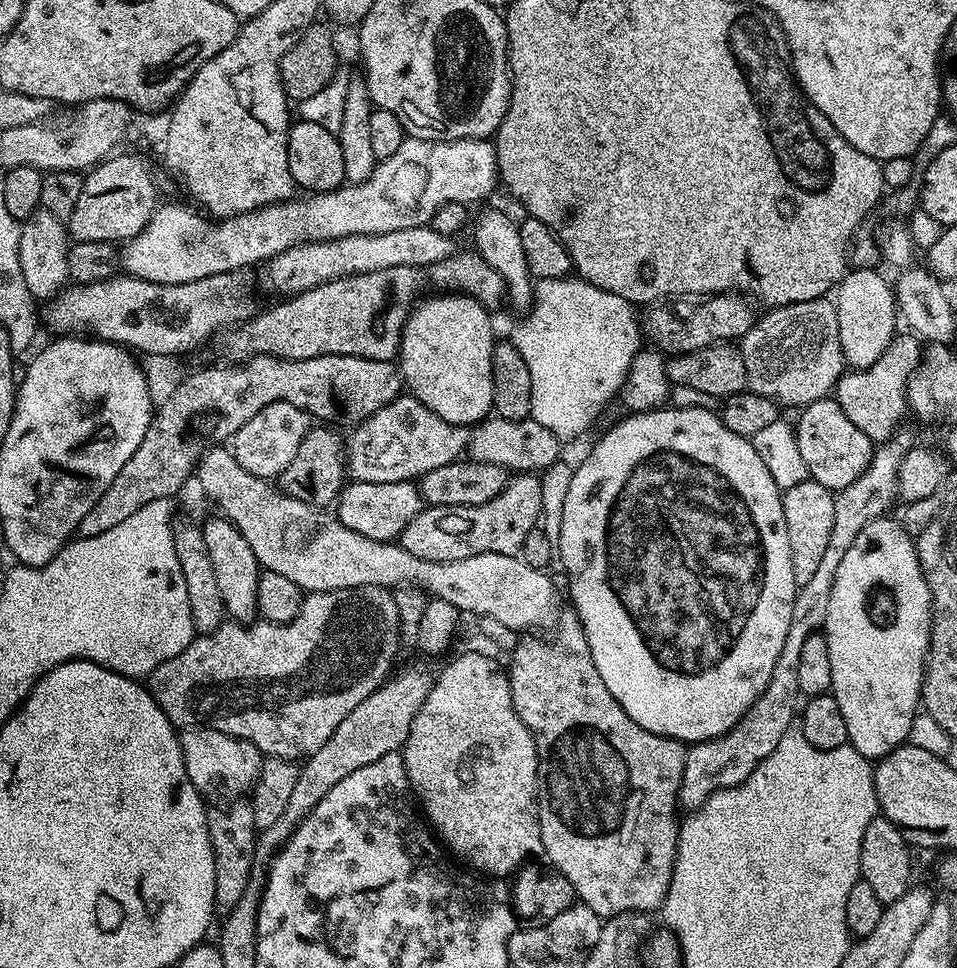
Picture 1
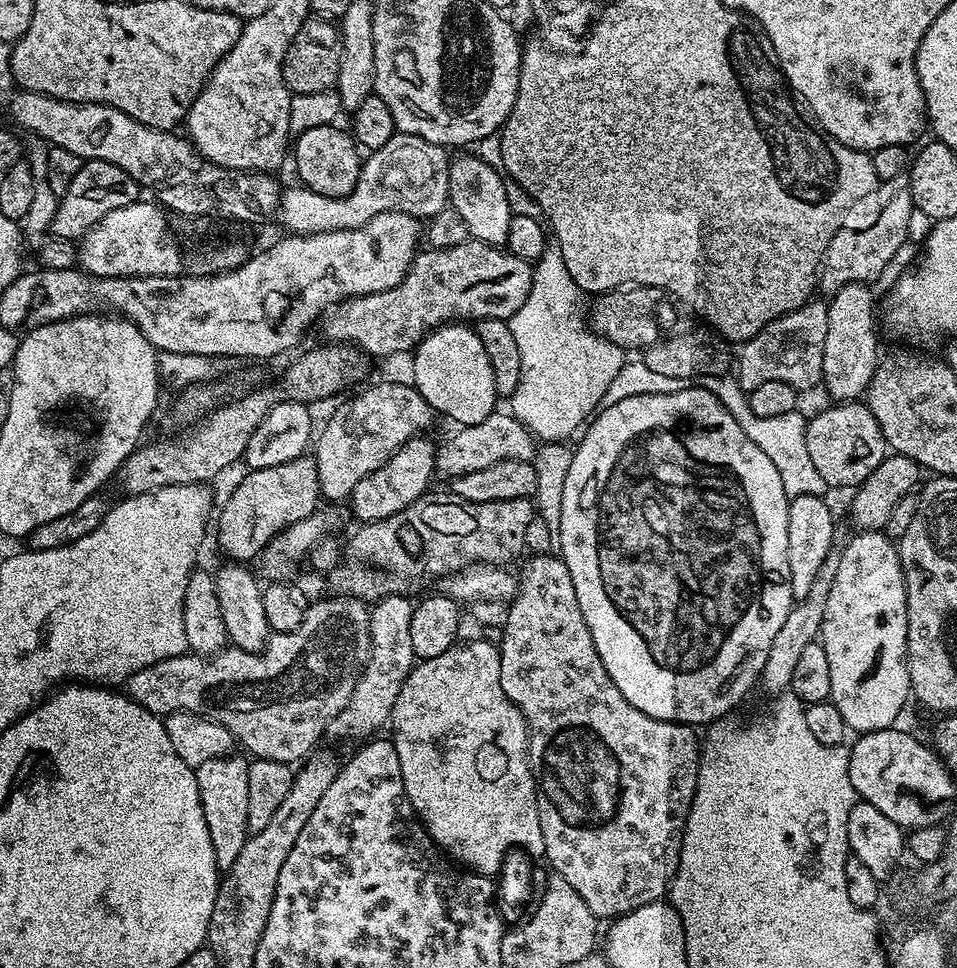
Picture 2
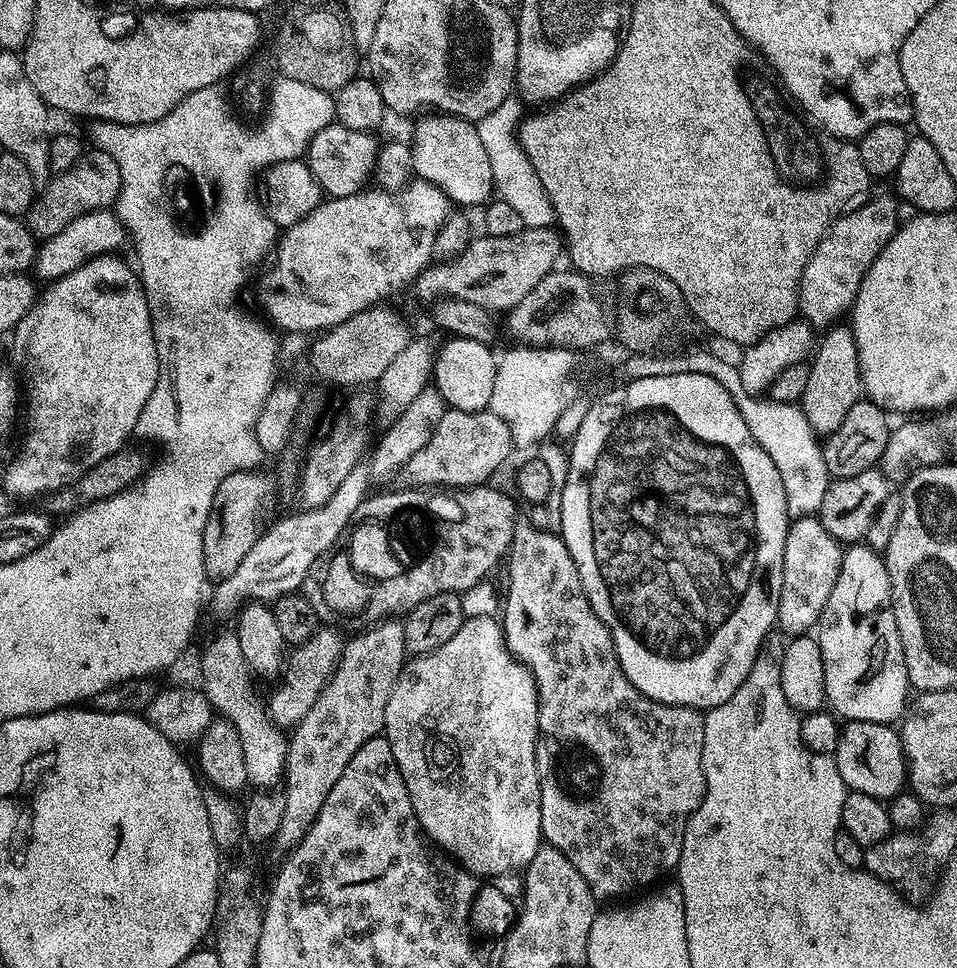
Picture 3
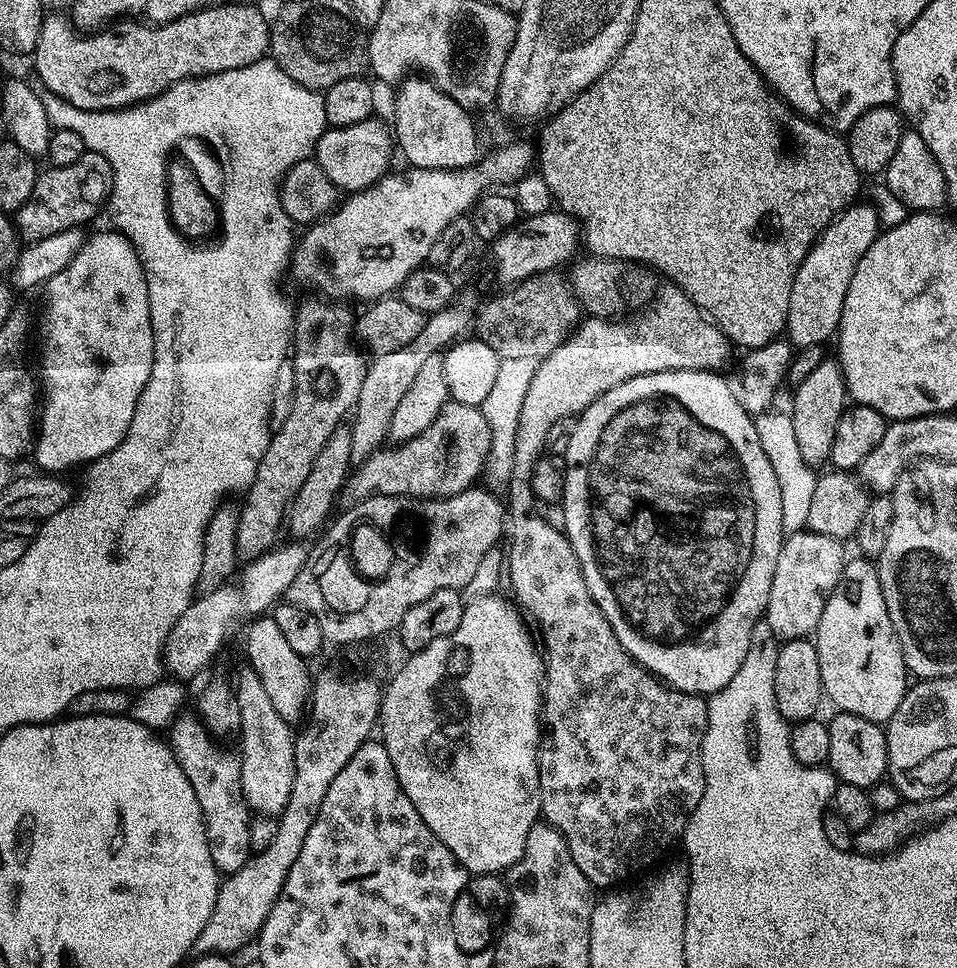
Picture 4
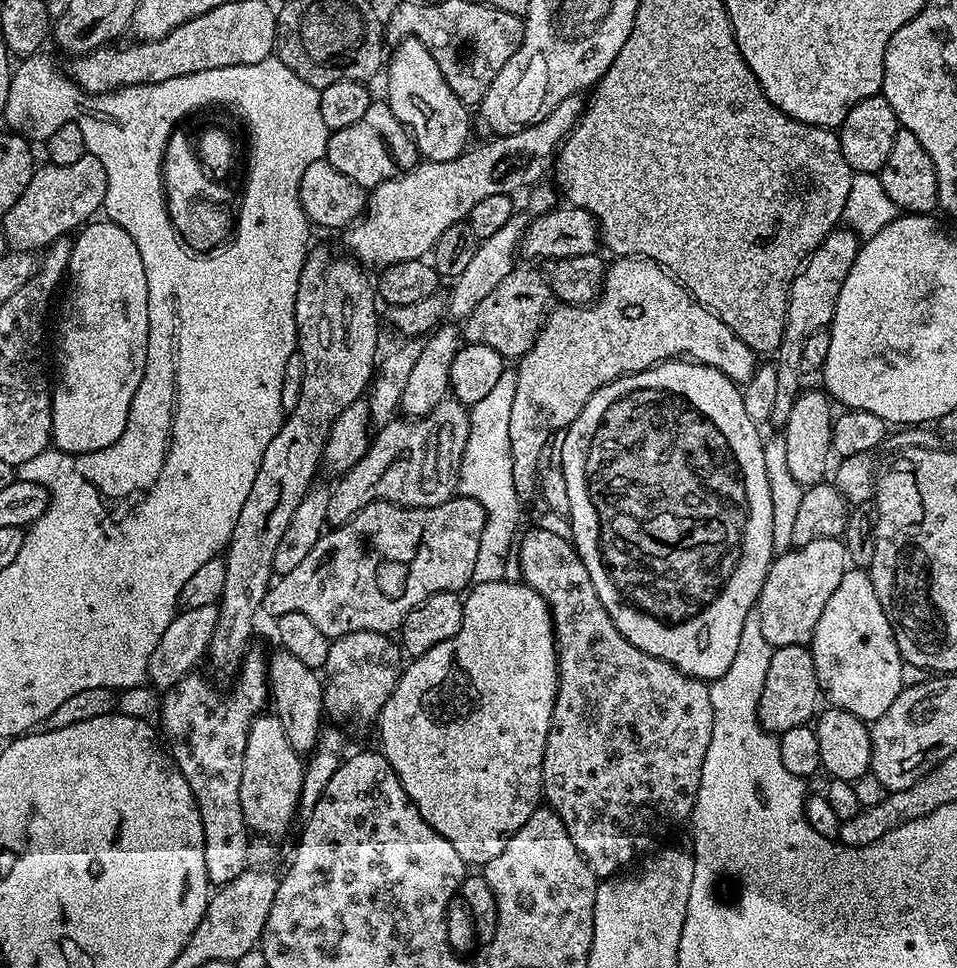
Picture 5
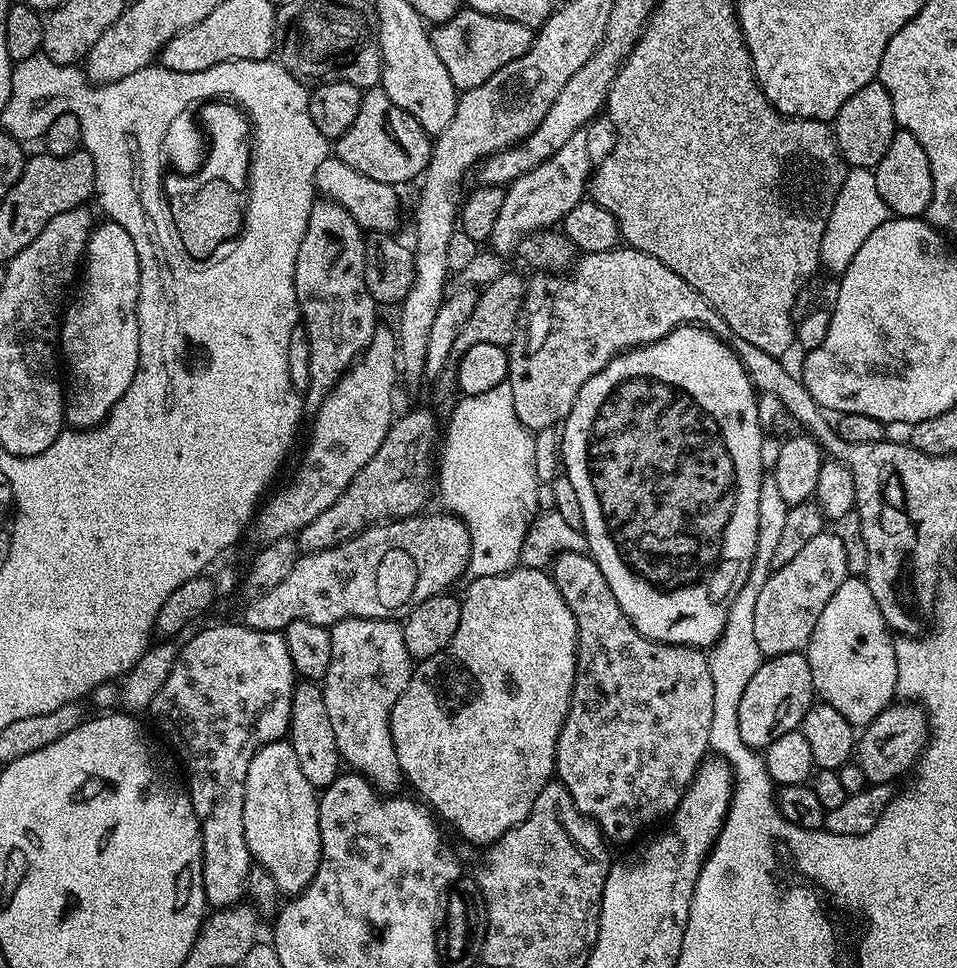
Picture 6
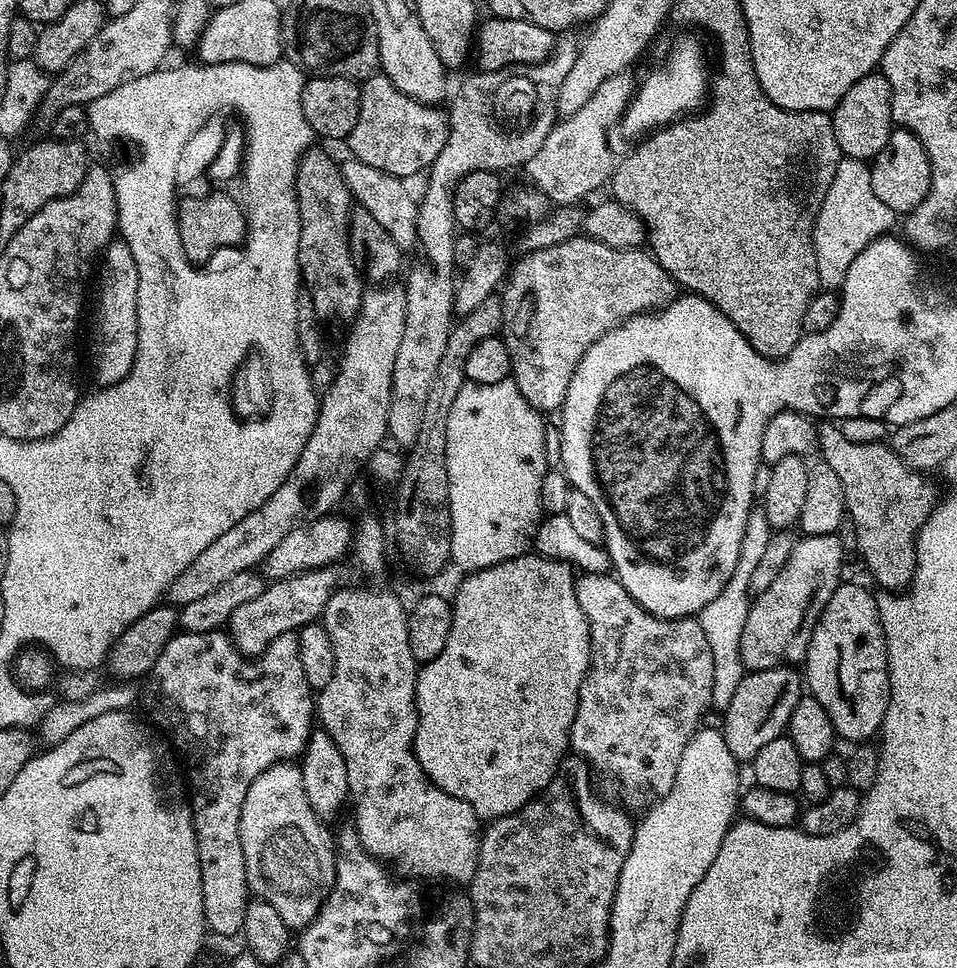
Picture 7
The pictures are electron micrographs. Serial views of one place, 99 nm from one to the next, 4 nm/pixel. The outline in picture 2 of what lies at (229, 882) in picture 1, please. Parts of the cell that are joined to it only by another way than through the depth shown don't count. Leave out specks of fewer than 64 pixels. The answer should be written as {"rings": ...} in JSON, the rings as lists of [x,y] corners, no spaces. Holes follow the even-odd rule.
{"rings":[[[236,755],[210,758],[208,762],[202,762],[202,766],[194,769],[198,782],[198,794],[202,798],[202,810],[206,814],[206,830],[210,830],[210,846],[214,846],[216,867],[220,870],[234,866],[234,858],[238,858],[238,853],[242,851],[242,846],[248,841],[250,835],[246,826],[246,810],[248,809],[248,784],[246,782],[250,778],[249,761]]]}

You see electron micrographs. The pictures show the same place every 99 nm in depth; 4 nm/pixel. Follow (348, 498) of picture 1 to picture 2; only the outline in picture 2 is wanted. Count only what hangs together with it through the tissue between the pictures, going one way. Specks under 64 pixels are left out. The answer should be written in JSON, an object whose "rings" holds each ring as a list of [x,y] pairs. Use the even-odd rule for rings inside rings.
{"rings":[[[421,434],[407,440],[397,452],[382,464],[378,470],[371,472],[358,486],[354,486],[350,497],[352,512],[357,516],[357,521],[367,522],[388,518],[390,514],[396,514],[398,510],[404,510],[406,506],[415,504],[425,495],[432,476],[436,472],[437,445],[428,441],[427,435]]]}

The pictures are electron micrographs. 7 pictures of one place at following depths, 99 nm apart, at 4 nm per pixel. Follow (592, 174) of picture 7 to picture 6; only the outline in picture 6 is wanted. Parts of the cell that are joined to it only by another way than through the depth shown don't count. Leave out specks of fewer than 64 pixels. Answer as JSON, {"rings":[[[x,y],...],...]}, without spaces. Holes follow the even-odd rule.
{"rings":[[[578,134],[570,138],[570,142],[566,142],[556,154],[534,166],[534,170],[522,174],[522,178],[507,185],[502,210],[494,221],[490,241],[493,252],[515,253],[525,237],[531,237],[543,228],[559,225],[564,216],[570,214],[570,210],[574,210],[574,206],[585,199],[593,171],[594,160],[592,164],[588,140],[584,134]]]}

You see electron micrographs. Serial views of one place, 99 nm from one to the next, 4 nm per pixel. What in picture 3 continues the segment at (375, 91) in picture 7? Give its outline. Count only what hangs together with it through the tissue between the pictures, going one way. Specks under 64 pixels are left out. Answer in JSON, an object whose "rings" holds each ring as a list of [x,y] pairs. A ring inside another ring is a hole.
{"rings":[[[329,122],[322,130],[318,130],[318,134],[314,134],[314,138],[308,144],[306,163],[312,171],[313,178],[320,187],[321,193],[325,197],[355,196],[357,192],[361,191],[367,185],[364,184],[367,180],[371,181],[373,179],[376,171],[376,154],[378,151],[376,138],[373,133],[350,130],[338,122]]]}

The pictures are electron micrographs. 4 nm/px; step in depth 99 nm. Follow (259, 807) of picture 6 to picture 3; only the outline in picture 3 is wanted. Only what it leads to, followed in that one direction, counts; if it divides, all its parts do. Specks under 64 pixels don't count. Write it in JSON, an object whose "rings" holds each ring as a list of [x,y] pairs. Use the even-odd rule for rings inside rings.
{"rings":[[[235,631],[220,632],[205,646],[204,653],[200,656],[200,676],[204,679],[202,691],[213,709],[221,717],[228,719],[242,738],[242,754],[246,754],[248,784],[277,785],[284,775],[288,743],[285,737],[282,738],[275,732],[277,729],[273,721],[264,714],[260,696],[252,685],[253,673],[249,669],[246,658],[242,658],[242,646],[238,646]]]}

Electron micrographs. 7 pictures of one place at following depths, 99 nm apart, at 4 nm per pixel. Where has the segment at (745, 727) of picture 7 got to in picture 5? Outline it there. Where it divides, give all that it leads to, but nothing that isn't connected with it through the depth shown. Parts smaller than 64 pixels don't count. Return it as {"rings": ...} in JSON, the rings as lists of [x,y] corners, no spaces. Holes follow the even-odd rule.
{"rings":[[[795,644],[794,646],[782,646],[773,651],[770,658],[770,670],[766,670],[766,686],[760,687],[760,718],[769,732],[779,734],[794,726],[808,724],[817,715],[816,699],[821,699],[821,696],[820,683],[814,670],[811,647]]]}

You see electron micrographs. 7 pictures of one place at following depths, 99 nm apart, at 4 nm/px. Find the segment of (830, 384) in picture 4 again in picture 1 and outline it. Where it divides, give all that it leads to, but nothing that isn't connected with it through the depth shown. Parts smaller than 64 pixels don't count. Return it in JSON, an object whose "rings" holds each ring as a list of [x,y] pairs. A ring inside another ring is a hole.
{"rings":[[[853,267],[840,281],[834,292],[834,303],[838,314],[838,338],[842,342],[844,363],[852,370],[868,368],[874,362],[878,362],[878,358],[886,350],[886,346],[890,346],[892,337],[898,332],[898,328],[896,328],[896,322],[898,324],[896,293],[890,280],[888,284],[887,278],[879,276],[877,272],[875,267]]]}

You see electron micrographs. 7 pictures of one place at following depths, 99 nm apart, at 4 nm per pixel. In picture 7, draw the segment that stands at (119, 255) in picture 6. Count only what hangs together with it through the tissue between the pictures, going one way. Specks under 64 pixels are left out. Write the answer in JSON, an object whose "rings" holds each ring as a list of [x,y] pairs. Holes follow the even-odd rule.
{"rings":[[[113,239],[112,243],[104,249],[102,259],[98,264],[98,276],[100,272],[100,297],[96,300],[96,317],[92,320],[92,332],[96,337],[92,340],[92,356],[96,359],[96,384],[103,386],[105,384],[117,384],[122,378],[126,378],[126,374],[130,374],[130,370],[136,361],[136,351],[138,350],[138,266],[134,266],[134,254],[130,254],[130,246],[126,246],[126,242],[122,239]]]}

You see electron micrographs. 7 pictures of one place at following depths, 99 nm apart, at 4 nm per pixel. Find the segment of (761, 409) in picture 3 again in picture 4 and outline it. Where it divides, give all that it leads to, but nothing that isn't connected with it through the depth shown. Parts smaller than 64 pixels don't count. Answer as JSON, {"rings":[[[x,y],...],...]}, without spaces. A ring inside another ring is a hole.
{"rings":[[[769,410],[759,413],[754,423],[758,430],[758,438],[762,442],[762,450],[766,450],[768,465],[778,477],[778,486],[782,490],[782,526],[785,533],[803,532],[808,528],[810,518],[810,502],[814,499],[814,486],[817,473],[813,465],[803,456],[799,449],[798,437],[794,432],[794,422],[787,411]]]}

